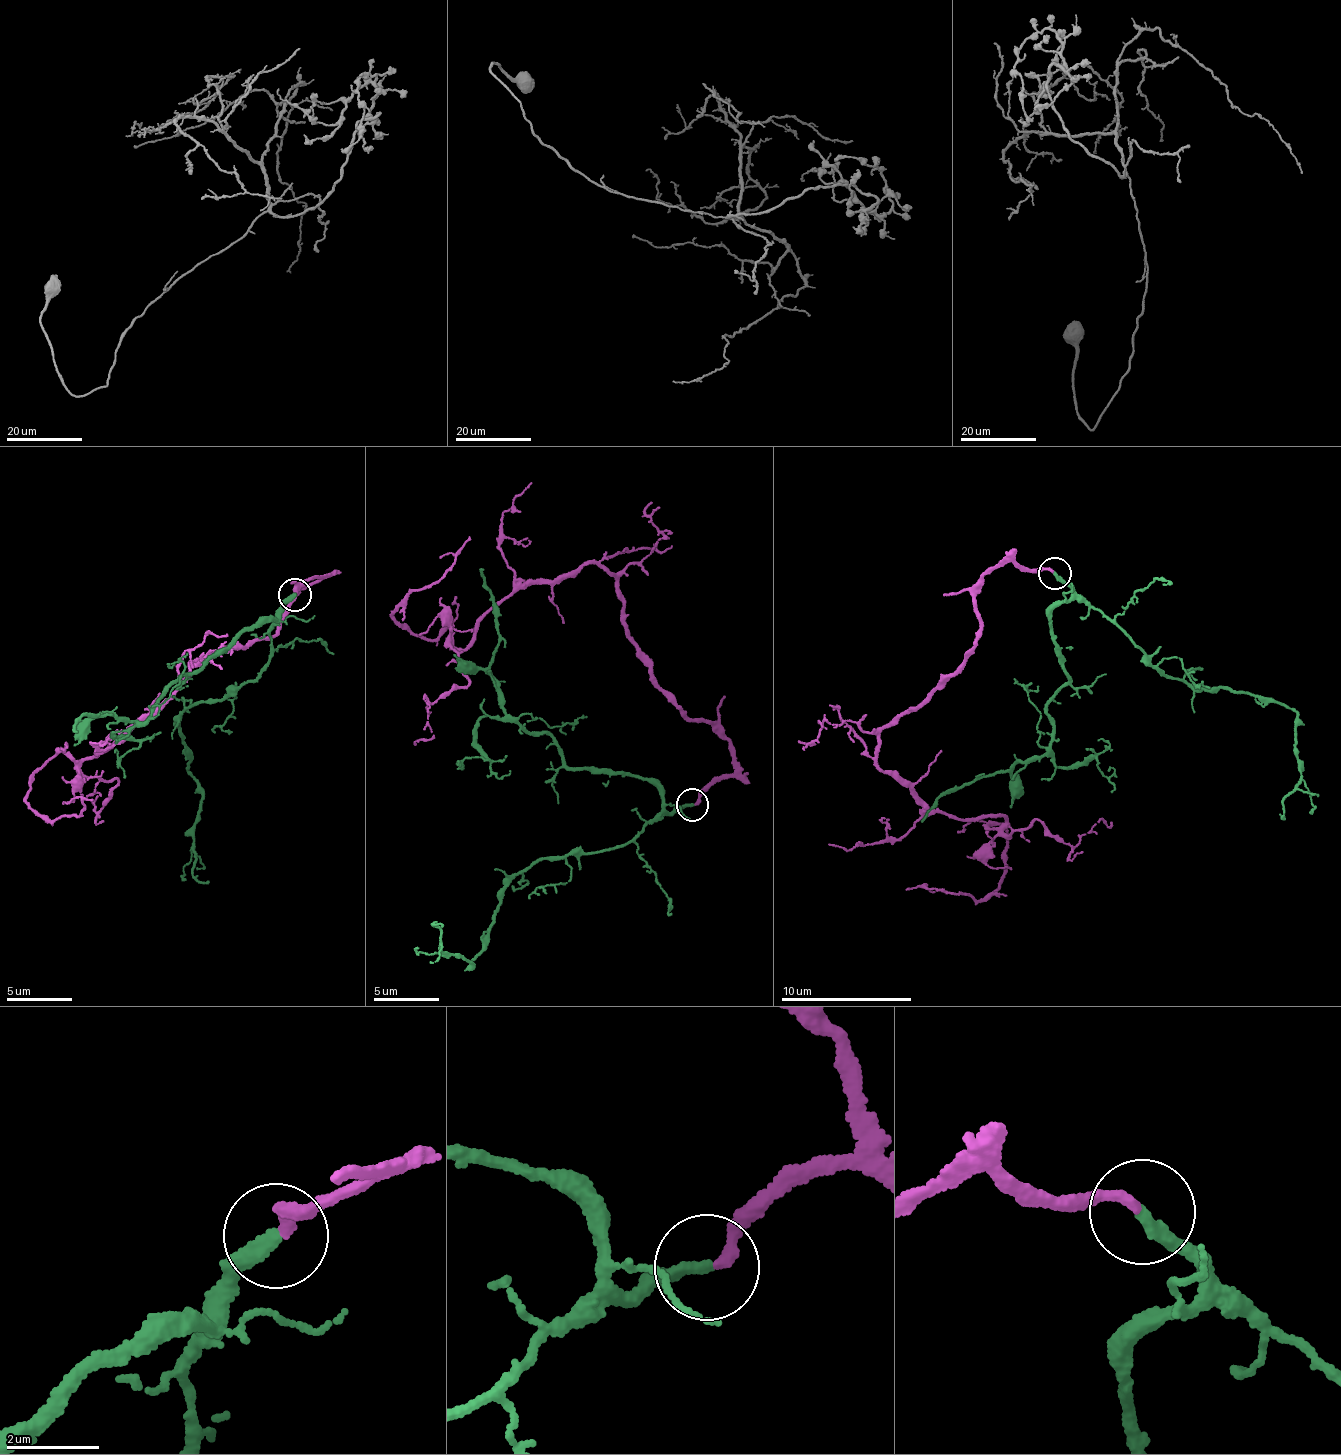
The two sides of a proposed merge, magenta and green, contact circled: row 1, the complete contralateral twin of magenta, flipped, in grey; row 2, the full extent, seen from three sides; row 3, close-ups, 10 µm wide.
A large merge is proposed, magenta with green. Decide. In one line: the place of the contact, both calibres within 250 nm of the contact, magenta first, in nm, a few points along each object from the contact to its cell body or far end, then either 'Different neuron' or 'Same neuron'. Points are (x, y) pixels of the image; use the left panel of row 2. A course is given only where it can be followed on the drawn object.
Place: (295, 594). Thickness 240 nm (magenta) against 300 nm. Course of magenta: (295, 595), (322, 578), (271, 635), (198, 656), (90, 760), (51, 757), (29, 784), (50, 820), (89, 800). Course of green: (295, 595), (282, 601), (267, 659), (253, 680), (190, 704), (178, 722), (201, 795), (193, 875), (210, 881). Same neuron

